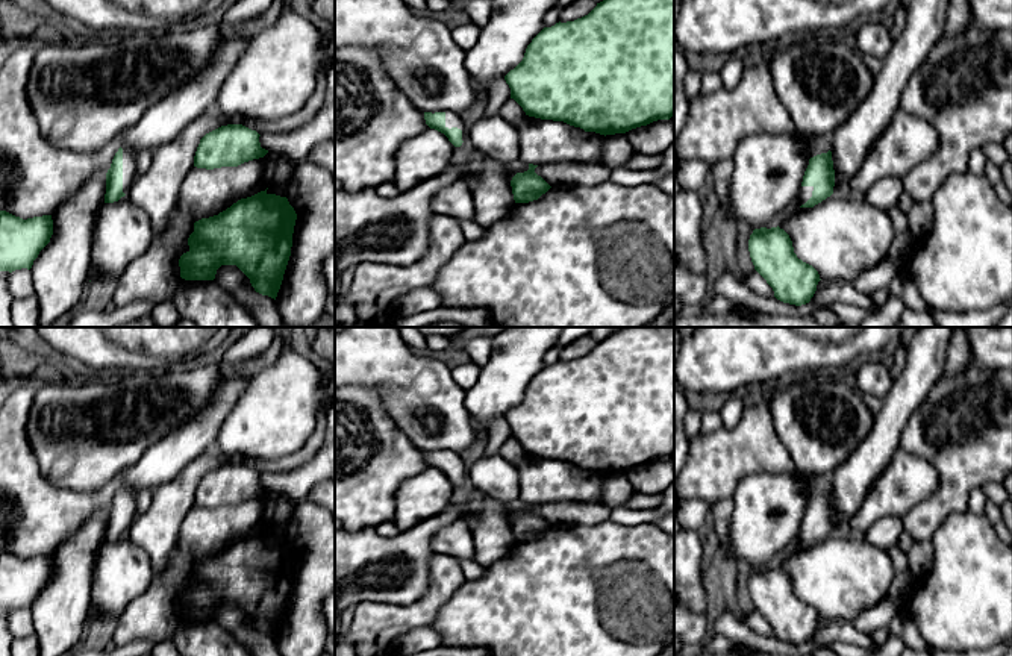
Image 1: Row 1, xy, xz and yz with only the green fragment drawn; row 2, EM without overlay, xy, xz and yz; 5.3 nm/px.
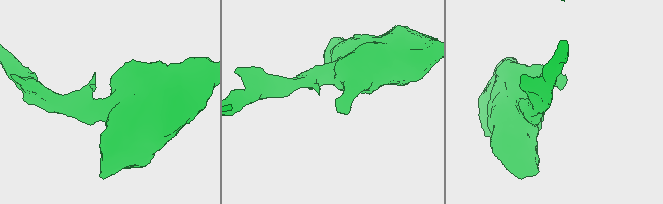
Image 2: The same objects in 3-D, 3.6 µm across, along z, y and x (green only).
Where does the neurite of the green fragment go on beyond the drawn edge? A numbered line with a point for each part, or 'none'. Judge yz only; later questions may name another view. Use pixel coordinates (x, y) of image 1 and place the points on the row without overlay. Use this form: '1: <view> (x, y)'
1: yz (805, 534)

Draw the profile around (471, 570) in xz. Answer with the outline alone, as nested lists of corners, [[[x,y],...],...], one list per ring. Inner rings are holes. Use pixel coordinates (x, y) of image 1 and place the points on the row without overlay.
[[[459,559],[459,564],[467,580],[477,580],[483,576],[485,567],[474,559]]]

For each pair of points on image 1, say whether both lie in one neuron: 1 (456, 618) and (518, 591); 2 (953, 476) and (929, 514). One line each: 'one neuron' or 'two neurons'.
1: one neuron
2: one neuron

